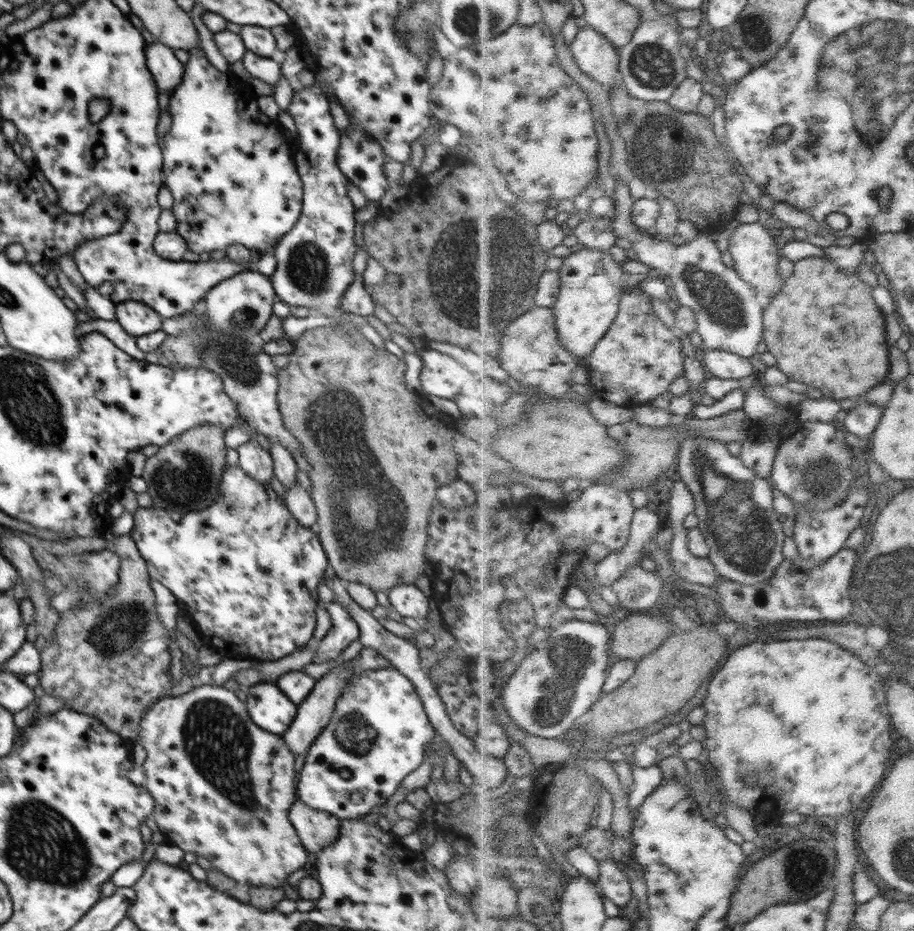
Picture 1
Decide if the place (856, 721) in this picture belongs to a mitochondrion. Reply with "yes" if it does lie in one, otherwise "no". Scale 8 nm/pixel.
no

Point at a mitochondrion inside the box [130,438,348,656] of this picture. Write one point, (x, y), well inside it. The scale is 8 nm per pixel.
(181, 477)

